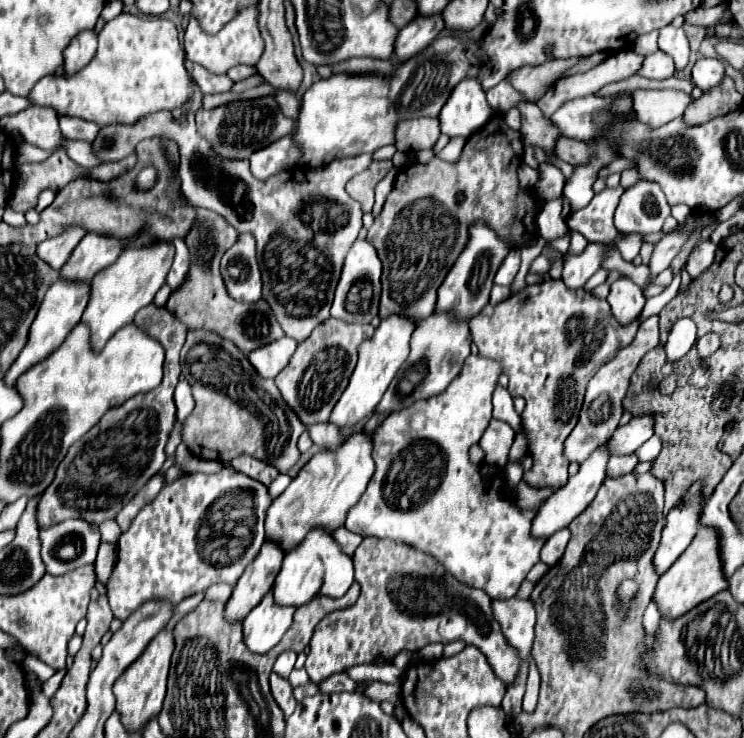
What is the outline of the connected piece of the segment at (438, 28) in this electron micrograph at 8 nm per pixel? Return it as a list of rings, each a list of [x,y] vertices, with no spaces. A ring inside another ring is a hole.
[[[437,13],[435,17],[415,17],[409,25],[405,25],[395,43],[395,59],[397,63],[407,61],[409,57],[423,51],[439,33],[443,31],[443,17]]]

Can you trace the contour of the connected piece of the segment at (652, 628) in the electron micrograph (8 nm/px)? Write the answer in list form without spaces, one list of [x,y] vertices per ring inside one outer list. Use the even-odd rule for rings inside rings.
[[[653,599],[649,601],[649,605],[647,605],[647,609],[645,609],[645,613],[643,613],[643,627],[645,627],[645,633],[655,633],[657,629],[659,629],[659,619],[661,619],[661,615],[659,615],[659,611],[657,611],[657,605],[653,603]]]

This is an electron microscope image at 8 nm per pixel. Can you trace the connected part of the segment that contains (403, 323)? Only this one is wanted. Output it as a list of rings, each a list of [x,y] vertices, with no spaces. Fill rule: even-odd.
[[[393,315],[393,317],[383,319],[381,325],[375,329],[375,335],[361,343],[357,367],[351,375],[351,381],[349,381],[345,393],[341,395],[341,401],[335,405],[335,409],[331,413],[331,419],[329,419],[331,423],[335,423],[339,427],[345,427],[345,425],[353,427],[365,415],[375,411],[375,405],[381,401],[381,397],[387,391],[397,369],[403,365],[403,361],[409,355],[409,339],[411,339],[413,331],[415,331],[413,319],[403,317],[403,315]]]

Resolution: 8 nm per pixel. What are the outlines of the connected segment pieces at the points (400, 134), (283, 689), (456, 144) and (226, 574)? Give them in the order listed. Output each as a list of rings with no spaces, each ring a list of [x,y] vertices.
[[[419,117],[415,121],[401,121],[397,125],[397,149],[403,153],[431,149],[439,135],[439,119]]]
[[[271,673],[269,681],[271,681],[271,693],[273,693],[277,705],[283,709],[285,717],[289,717],[295,711],[295,705],[297,705],[295,697],[293,697],[293,687],[289,685],[287,679],[279,677],[277,673]]]
[[[451,139],[451,141],[443,147],[443,151],[439,153],[439,157],[445,159],[445,161],[457,161],[459,155],[461,155],[463,145],[465,145],[465,139]]]
[[[229,466],[217,473],[189,473],[165,485],[149,505],[145,505],[129,531],[119,539],[119,553],[115,569],[107,581],[107,597],[113,615],[125,621],[139,605],[149,599],[165,597],[181,603],[199,591],[207,591],[213,583],[235,585],[245,567],[257,557],[265,541],[265,515],[271,505],[267,487],[251,477],[245,477]]]

